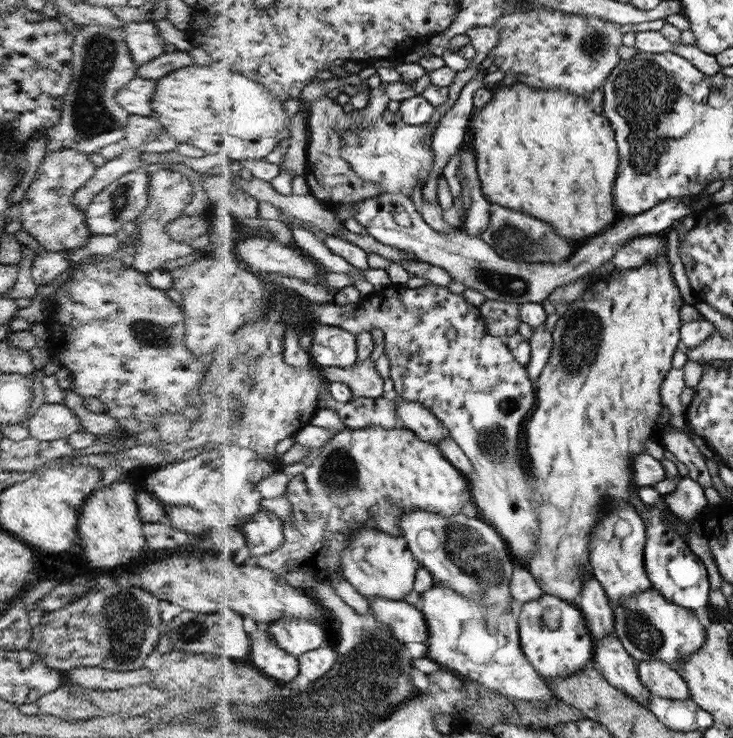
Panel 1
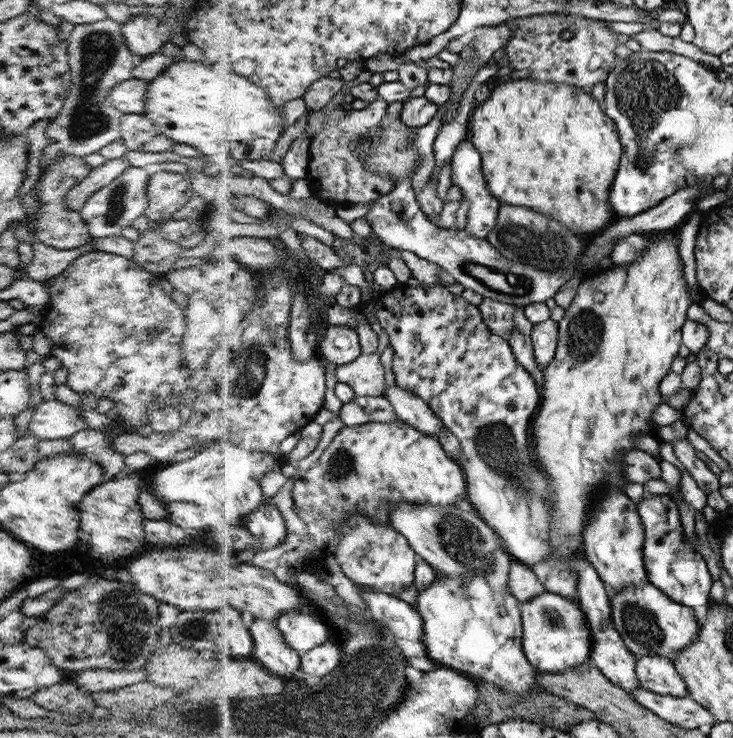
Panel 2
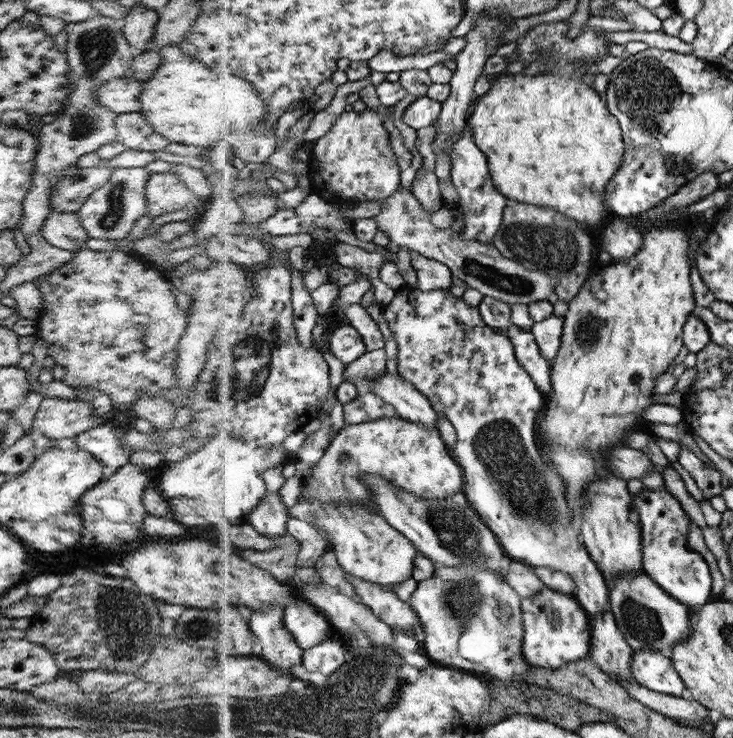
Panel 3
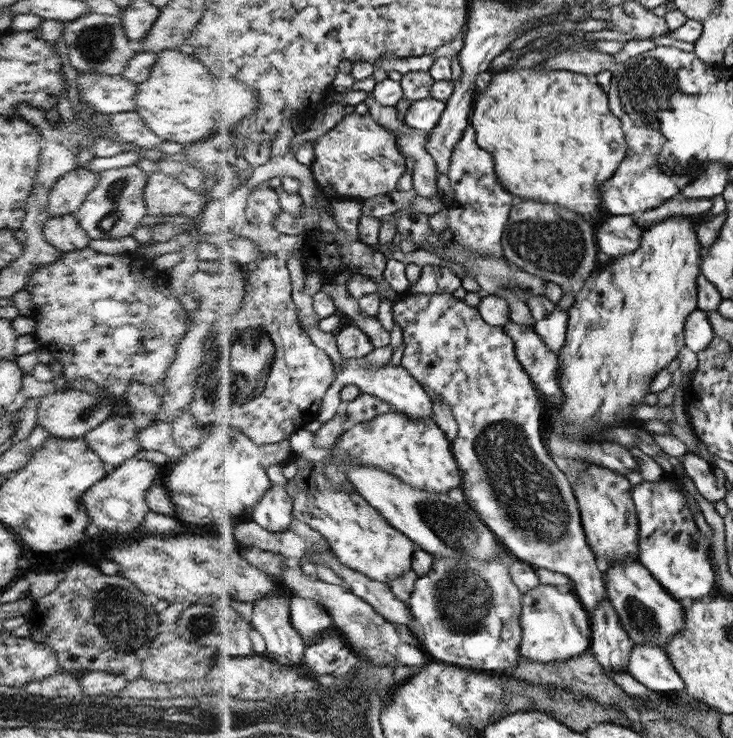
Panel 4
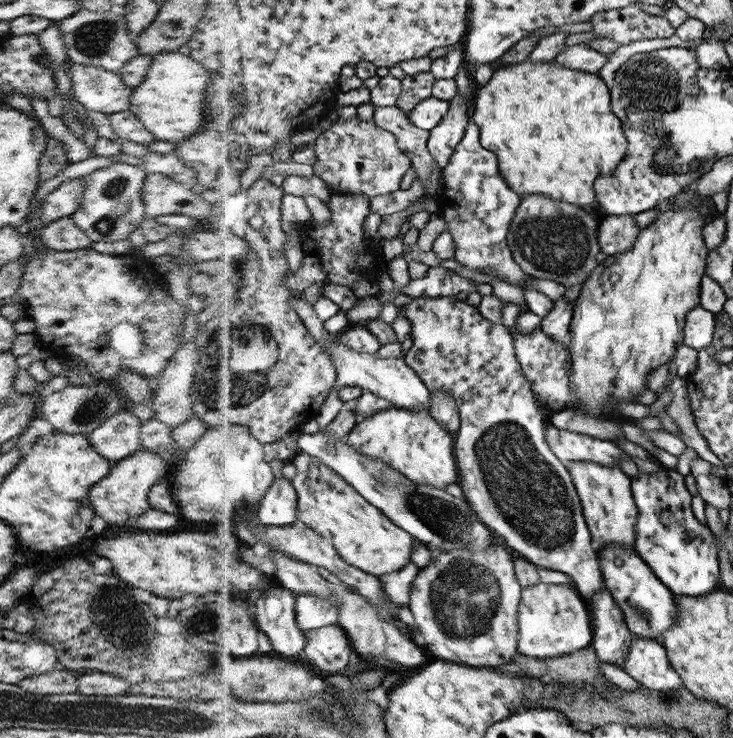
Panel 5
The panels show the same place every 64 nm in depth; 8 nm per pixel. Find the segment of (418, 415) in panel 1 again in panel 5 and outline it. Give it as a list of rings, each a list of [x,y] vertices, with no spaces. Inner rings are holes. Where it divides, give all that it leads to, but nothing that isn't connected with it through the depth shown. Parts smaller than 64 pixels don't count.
[[[342,333],[333,334],[338,338],[334,346],[324,346],[326,352],[332,356],[332,360],[339,370],[339,379],[335,384],[334,390],[325,400],[319,424],[322,431],[325,431],[338,416],[345,405],[345,400],[341,397],[341,390],[345,386],[361,386],[367,391],[372,391],[378,396],[384,396],[390,399],[395,406],[407,408],[408,410],[431,410],[433,392],[427,387],[427,384],[420,378],[420,375],[408,365],[406,357],[404,358],[382,358],[376,353],[362,353],[354,351],[352,347],[342,344]]]

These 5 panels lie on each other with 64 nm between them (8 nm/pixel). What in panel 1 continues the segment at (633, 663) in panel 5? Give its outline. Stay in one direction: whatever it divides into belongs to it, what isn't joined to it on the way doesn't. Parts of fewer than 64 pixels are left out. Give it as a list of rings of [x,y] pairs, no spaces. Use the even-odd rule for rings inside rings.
[[[661,660],[638,663],[639,678],[651,694],[672,700],[686,700],[691,691],[687,681],[676,668]]]

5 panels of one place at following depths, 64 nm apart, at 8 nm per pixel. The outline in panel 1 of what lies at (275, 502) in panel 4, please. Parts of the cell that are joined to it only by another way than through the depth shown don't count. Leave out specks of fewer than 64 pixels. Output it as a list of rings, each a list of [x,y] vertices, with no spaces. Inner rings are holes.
[[[259,512],[253,521],[243,528],[249,542],[247,553],[243,556],[246,562],[254,563],[261,556],[276,552],[283,548],[287,540],[285,522],[274,512]]]

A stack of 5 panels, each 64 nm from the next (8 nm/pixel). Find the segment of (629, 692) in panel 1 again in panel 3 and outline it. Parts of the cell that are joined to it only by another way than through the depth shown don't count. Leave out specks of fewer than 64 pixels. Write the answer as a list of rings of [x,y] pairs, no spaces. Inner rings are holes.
[[[610,610],[595,614],[592,625],[592,648],[591,661],[607,673],[616,682],[634,682],[635,675],[631,669],[631,661],[634,660],[634,651],[630,643],[627,642],[622,629],[617,623],[615,615]]]

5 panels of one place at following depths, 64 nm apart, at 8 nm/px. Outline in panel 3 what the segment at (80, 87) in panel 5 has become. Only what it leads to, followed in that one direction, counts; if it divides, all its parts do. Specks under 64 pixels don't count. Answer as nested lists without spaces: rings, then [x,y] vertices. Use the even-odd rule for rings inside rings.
[[[127,76],[113,78],[99,89],[98,102],[118,114],[140,112],[140,94],[144,88],[143,83]]]

